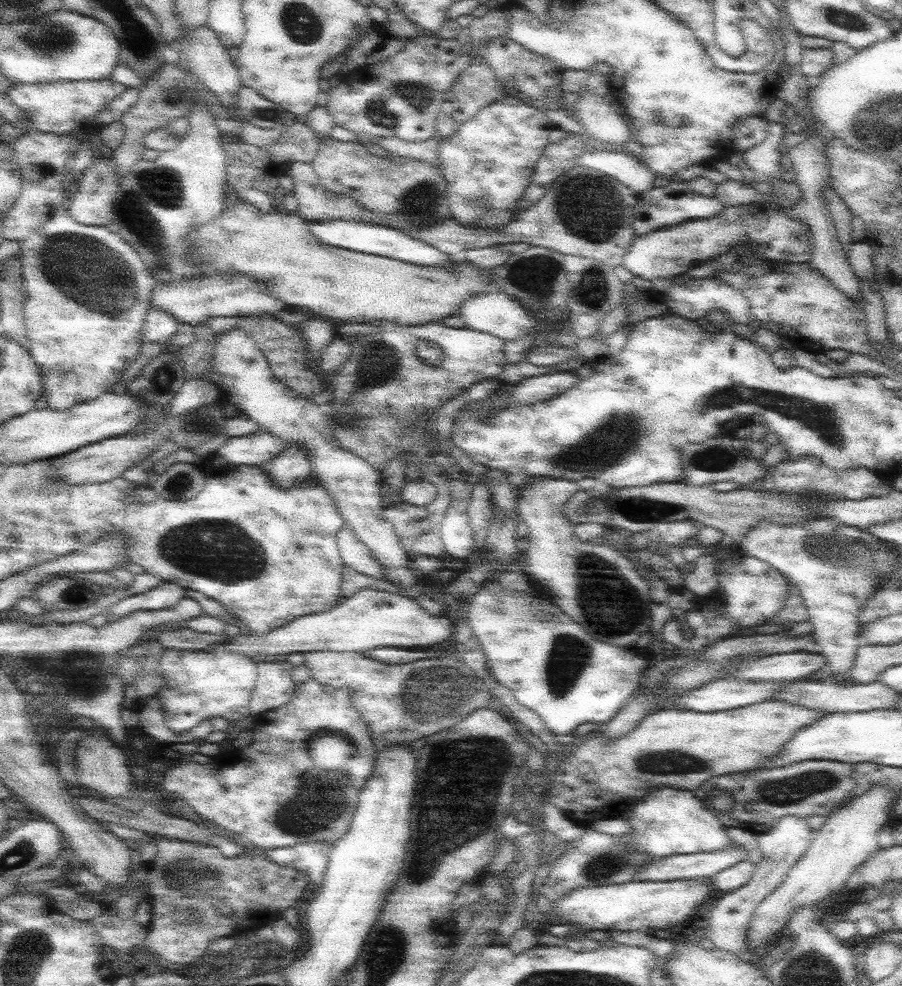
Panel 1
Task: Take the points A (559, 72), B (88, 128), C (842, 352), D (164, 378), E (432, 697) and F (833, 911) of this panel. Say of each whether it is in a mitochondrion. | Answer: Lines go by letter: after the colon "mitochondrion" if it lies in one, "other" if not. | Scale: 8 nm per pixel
A: other
B: other
C: other
D: mitochondrion
E: mitochondrion
F: mitochondrion

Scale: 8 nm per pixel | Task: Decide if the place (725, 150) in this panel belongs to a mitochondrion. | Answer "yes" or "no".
no

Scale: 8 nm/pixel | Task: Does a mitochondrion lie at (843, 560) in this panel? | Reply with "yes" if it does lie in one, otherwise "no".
yes

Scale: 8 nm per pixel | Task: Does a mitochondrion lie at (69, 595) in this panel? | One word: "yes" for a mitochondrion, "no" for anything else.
yes

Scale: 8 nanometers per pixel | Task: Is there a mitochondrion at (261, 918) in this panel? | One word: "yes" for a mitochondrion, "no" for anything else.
no

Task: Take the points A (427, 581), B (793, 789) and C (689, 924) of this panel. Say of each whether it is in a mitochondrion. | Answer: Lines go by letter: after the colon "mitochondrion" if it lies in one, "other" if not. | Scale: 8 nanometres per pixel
A: other
B: mitochondrion
C: other

